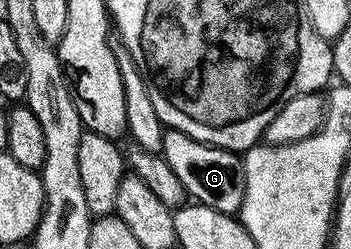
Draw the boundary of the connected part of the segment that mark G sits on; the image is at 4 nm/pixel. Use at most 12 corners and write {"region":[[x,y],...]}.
{"region":[[169,129],[160,154],[190,200],[236,216],[245,169],[234,152]]}

